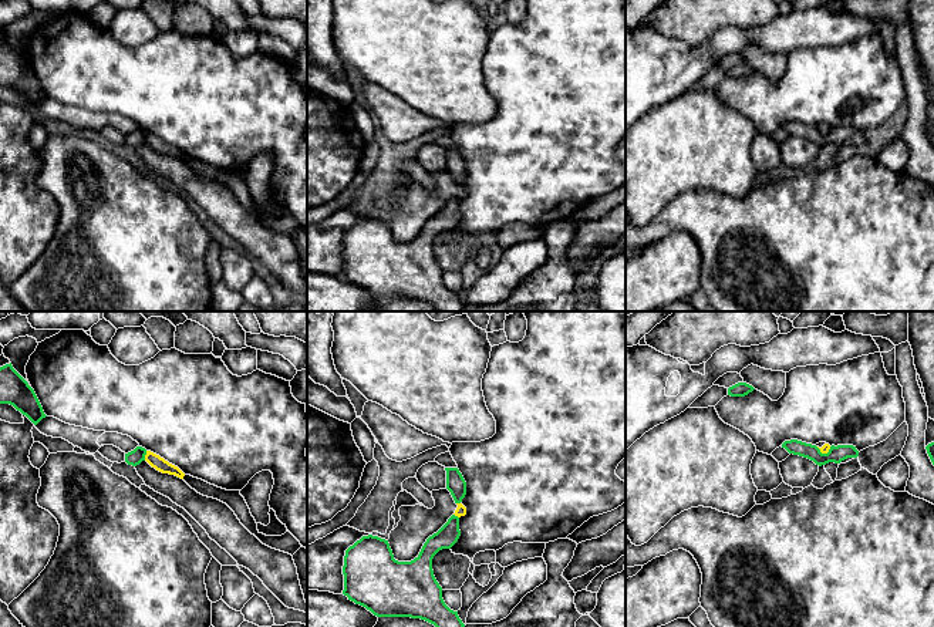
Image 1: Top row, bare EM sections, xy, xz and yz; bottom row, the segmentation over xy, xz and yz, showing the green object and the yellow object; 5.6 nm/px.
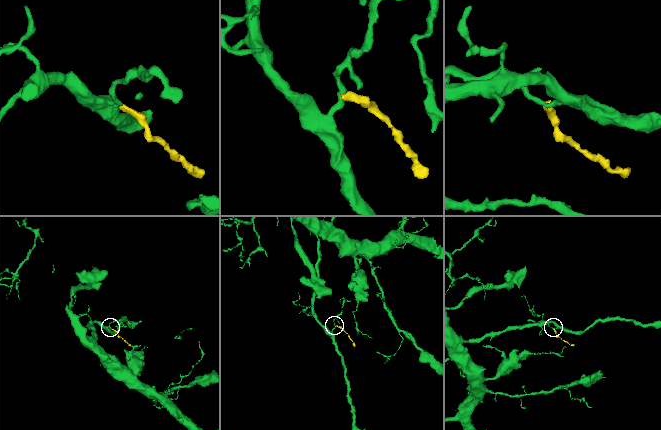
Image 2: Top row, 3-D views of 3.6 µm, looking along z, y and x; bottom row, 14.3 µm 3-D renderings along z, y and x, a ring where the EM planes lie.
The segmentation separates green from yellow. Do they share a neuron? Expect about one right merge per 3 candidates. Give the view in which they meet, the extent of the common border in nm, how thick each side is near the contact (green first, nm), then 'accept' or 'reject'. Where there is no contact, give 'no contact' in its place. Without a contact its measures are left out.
meets green in xy; contact 60 nm long; 90 nm thick on the green side, 80 nm on the other; reject

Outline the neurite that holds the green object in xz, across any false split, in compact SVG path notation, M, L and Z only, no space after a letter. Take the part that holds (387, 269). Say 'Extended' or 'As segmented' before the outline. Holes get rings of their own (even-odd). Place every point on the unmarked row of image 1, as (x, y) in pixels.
As segmented. M459 199L448 203L426 220L419 236L411 243L394 240L388 222L378 218L363 218L345 232L343 276L370 291L377 299L411 299L434 306L438 311L463 311L458 293L451 291L442 280L442 269L432 252L432 240L442 230L451 230L459 220Z

